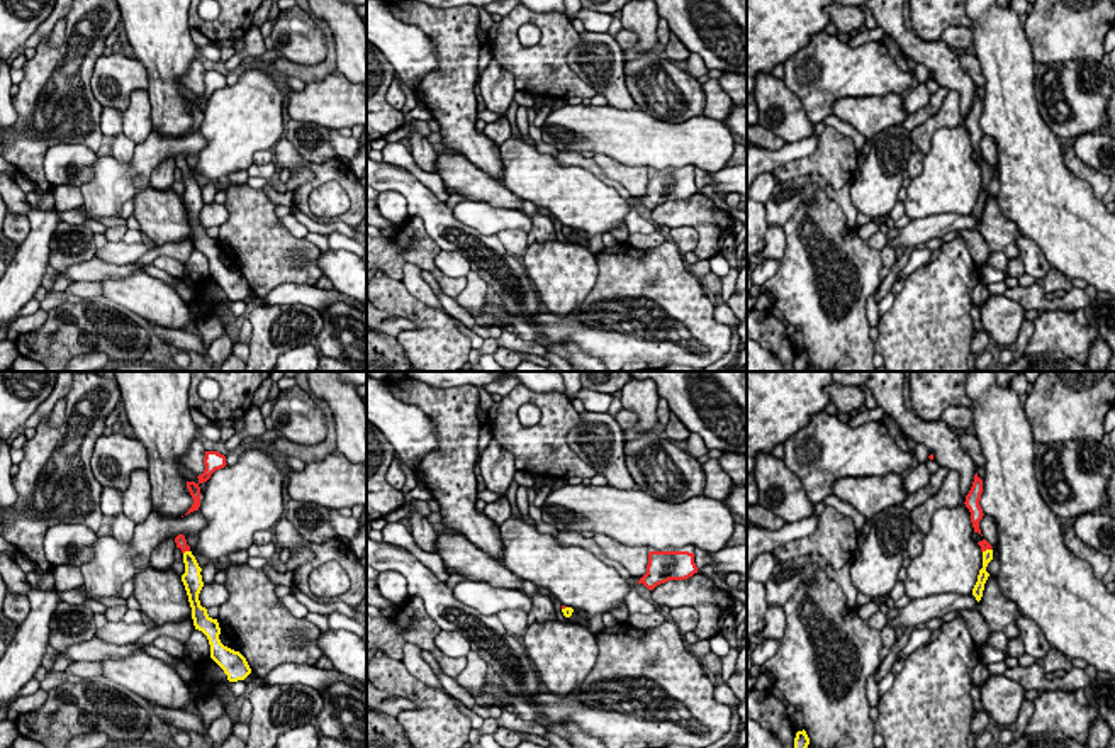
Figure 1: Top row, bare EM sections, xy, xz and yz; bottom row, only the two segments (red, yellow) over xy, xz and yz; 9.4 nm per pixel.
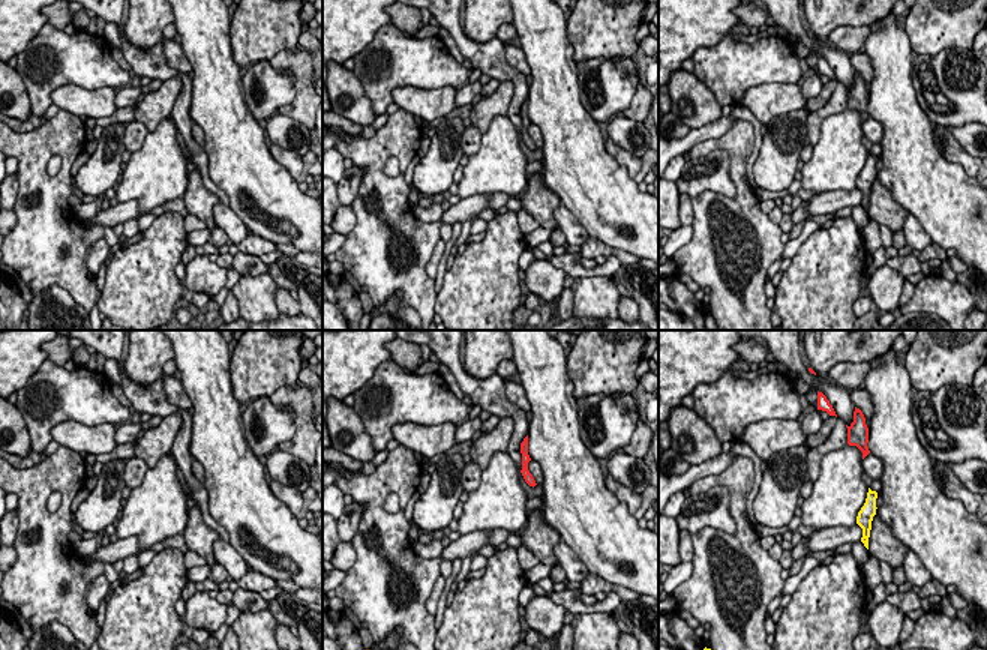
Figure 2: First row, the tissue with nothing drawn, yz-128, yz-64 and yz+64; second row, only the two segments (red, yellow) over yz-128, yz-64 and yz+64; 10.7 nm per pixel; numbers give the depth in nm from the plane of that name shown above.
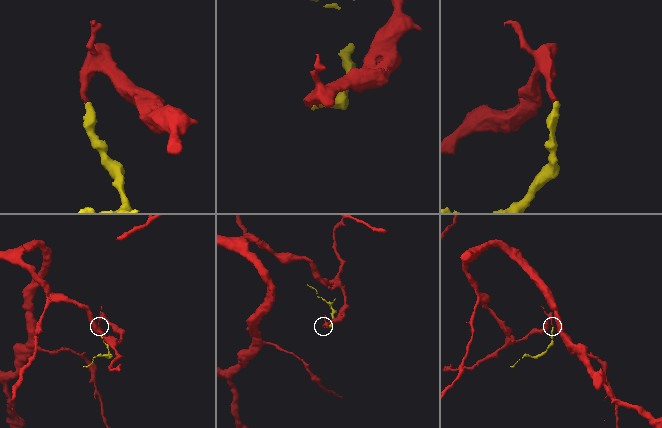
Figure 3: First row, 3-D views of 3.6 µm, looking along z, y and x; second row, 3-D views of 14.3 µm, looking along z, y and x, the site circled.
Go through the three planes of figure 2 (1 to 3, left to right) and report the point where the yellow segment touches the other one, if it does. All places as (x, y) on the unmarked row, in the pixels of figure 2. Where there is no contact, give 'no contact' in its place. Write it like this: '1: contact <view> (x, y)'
1: no contact
2: no contact
3: no contact

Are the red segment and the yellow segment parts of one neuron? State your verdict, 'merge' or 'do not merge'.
merge

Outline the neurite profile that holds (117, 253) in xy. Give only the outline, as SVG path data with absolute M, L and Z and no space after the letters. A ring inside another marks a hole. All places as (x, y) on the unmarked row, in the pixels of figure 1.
M107 241L102 249L97 249L95 258L112 265L131 265L139 261L148 249L149 248L144 243L126 244L124 241Z

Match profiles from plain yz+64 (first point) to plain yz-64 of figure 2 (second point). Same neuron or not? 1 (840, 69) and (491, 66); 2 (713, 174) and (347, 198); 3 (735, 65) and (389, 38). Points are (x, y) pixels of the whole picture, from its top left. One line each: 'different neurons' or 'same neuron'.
1: same neuron
2: same neuron
3: same neuron

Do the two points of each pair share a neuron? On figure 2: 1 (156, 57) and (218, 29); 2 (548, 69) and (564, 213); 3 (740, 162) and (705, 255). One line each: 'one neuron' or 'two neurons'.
1: two neurons
2: two neurons
3: one neuron

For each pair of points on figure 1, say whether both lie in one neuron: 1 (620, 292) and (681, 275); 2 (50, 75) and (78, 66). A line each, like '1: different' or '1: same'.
1: same
2: same

